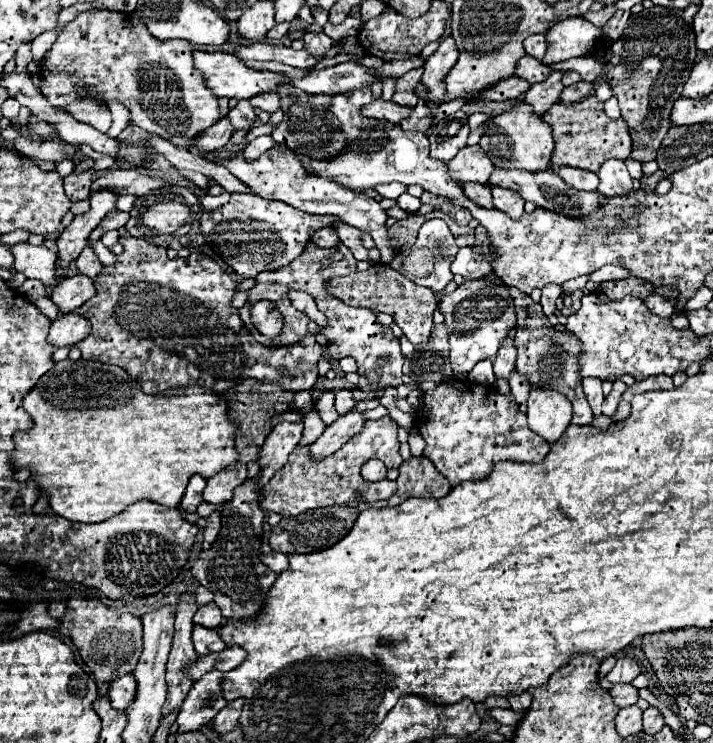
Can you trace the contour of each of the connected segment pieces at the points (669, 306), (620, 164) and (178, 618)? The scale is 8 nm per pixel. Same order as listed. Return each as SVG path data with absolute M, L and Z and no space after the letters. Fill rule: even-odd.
M657 293L649 295L649 297L645 299L645 305L651 309L651 313L655 313L655 315L659 315L659 317L671 317L671 315L675 313L673 303L671 303L669 299L659 297Z
M609 159L599 169L599 191L605 197L623 197L633 191L633 179L627 171L625 161Z
M183 593L179 597L179 607L175 615L175 635L173 635L173 649L167 661L167 685L169 695L163 705L163 717L173 711L179 711L193 681L187 677L187 669L197 659L197 653L191 643L191 629L193 629L193 615L197 611L195 593Z

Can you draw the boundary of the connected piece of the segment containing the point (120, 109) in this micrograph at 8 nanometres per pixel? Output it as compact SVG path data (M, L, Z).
M111 103L111 115L113 115L113 125L109 127L107 135L109 137L119 137L119 133L127 127L129 123L129 111L121 103Z

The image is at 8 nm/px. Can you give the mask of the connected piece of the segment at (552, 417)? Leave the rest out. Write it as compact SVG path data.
M551 387L531 389L527 419L529 429L553 445L571 425L571 401Z

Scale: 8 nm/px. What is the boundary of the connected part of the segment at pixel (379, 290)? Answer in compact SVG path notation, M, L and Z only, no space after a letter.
M375 263L363 273L351 273L345 277L331 277L327 281L327 293L343 301L351 307L367 307L377 313L391 313L395 323L401 327L405 337L415 345L421 347L427 343L431 327L433 327L433 311L437 309L435 293L427 287L419 287L403 277L399 271L391 269L389 265Z

